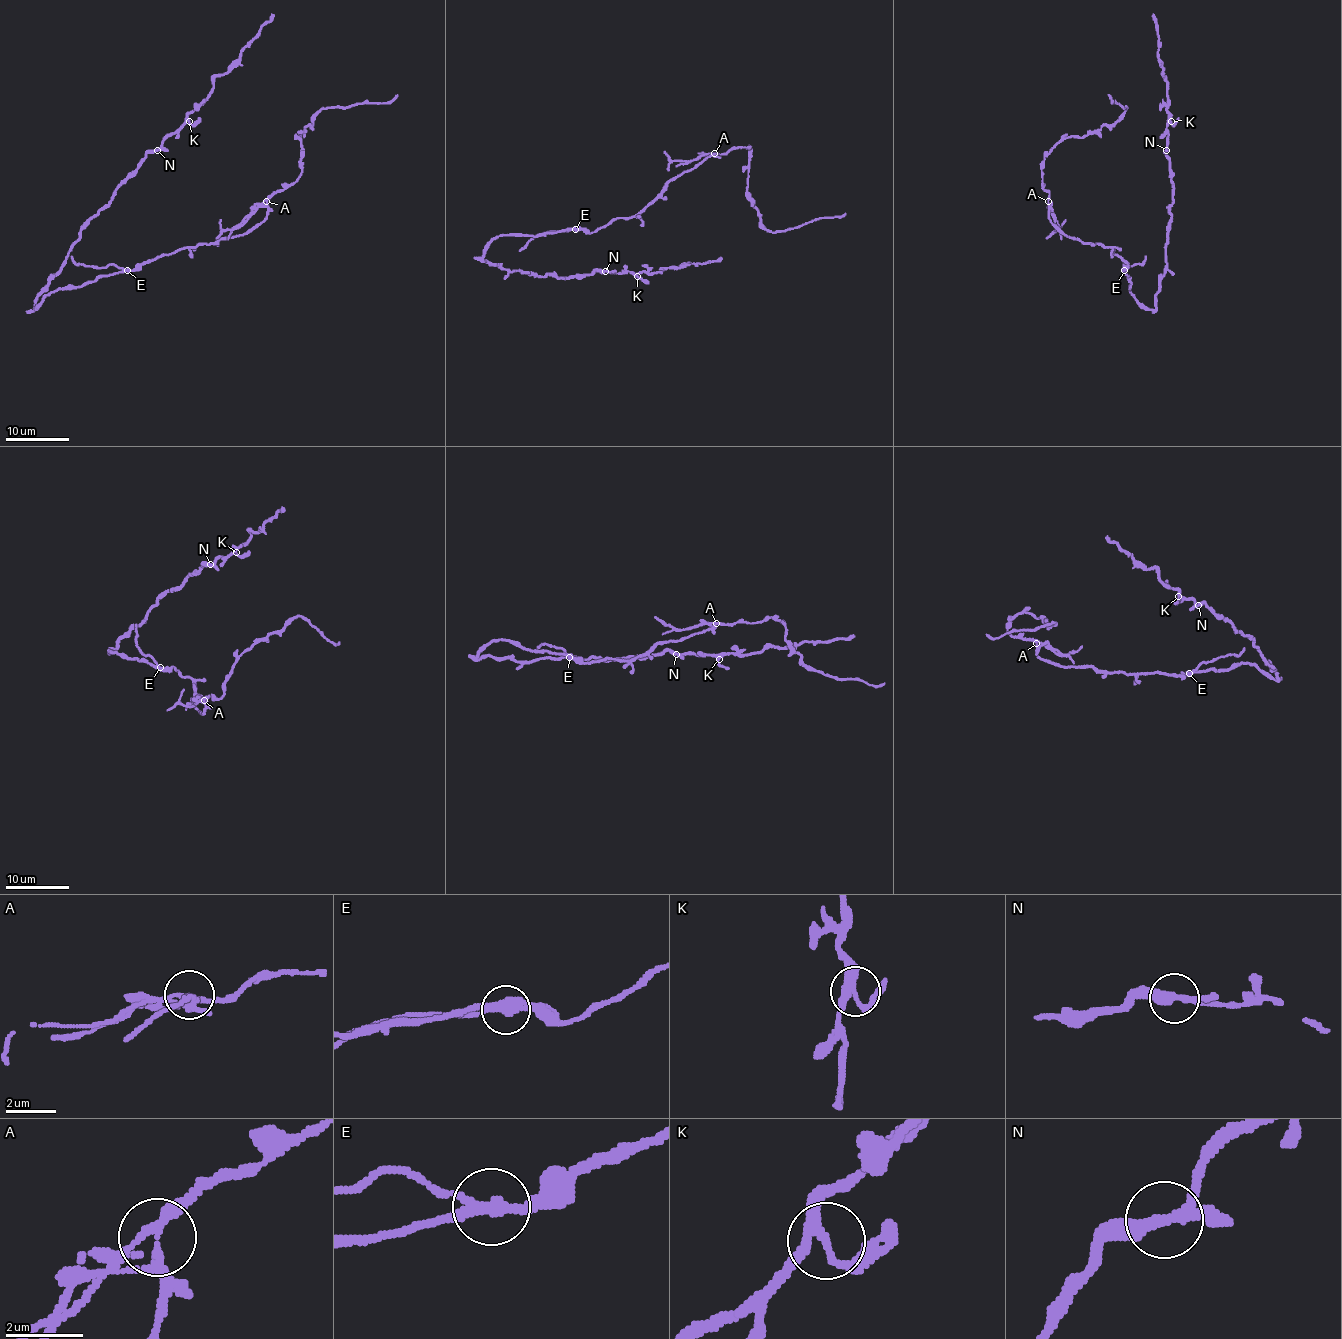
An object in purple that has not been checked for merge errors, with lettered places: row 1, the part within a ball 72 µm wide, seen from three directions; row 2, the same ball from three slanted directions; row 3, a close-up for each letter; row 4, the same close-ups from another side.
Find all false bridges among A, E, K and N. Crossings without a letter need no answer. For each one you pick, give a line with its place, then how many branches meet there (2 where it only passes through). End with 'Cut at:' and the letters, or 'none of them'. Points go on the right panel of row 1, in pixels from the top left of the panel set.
A: place (1048, 201); branches 3
E: place (1124, 270); branches 3
Cut at: A, E

